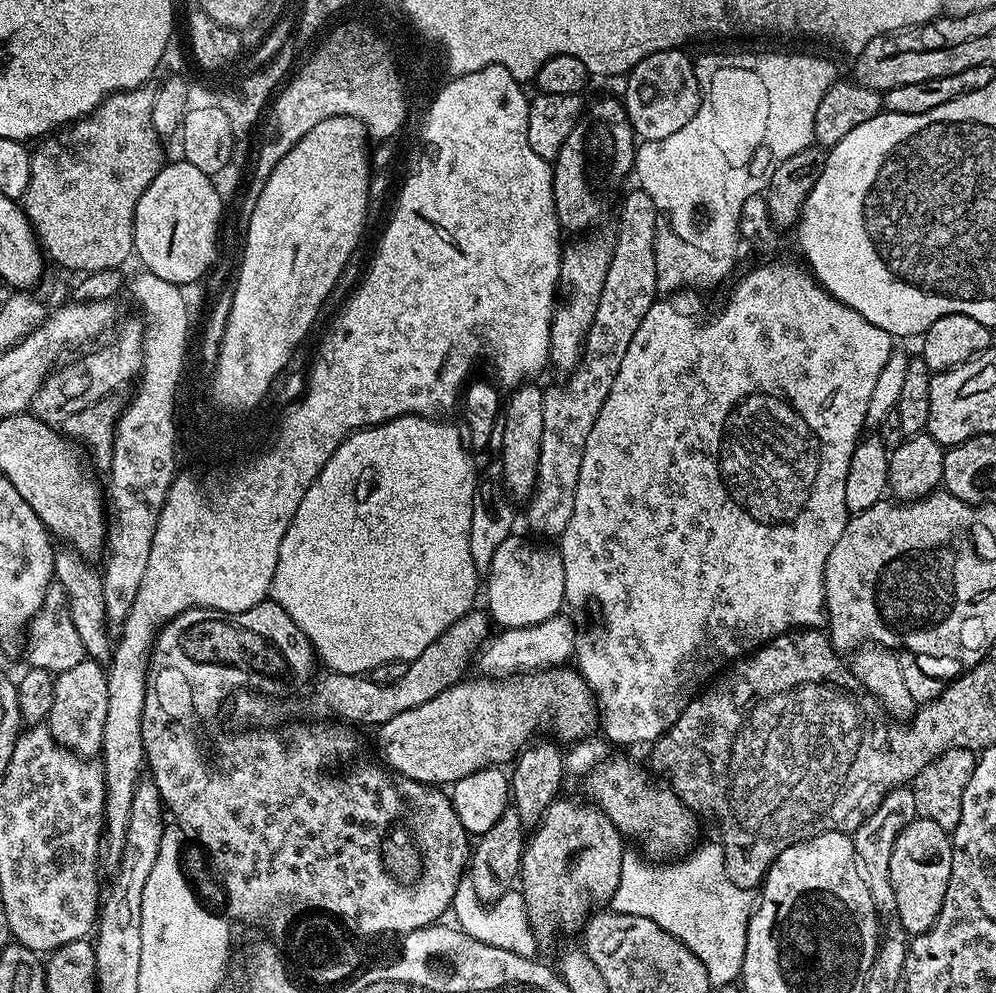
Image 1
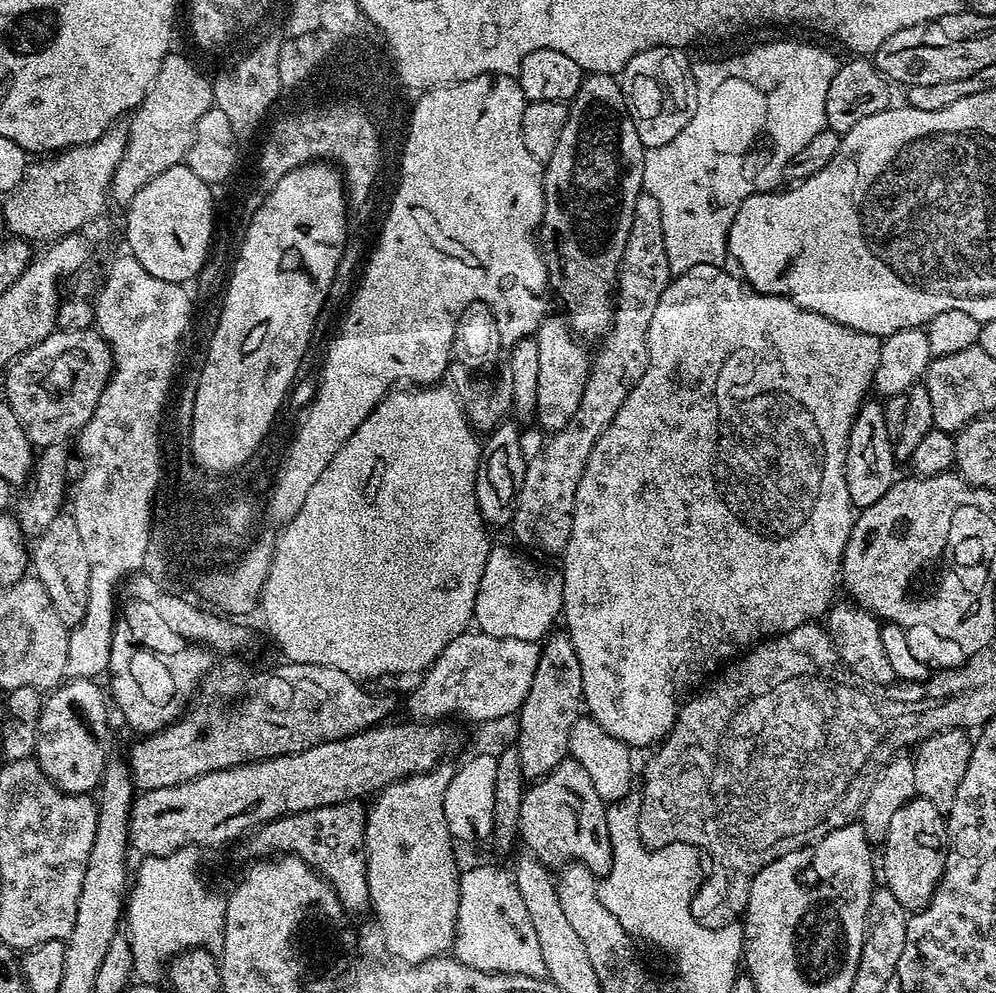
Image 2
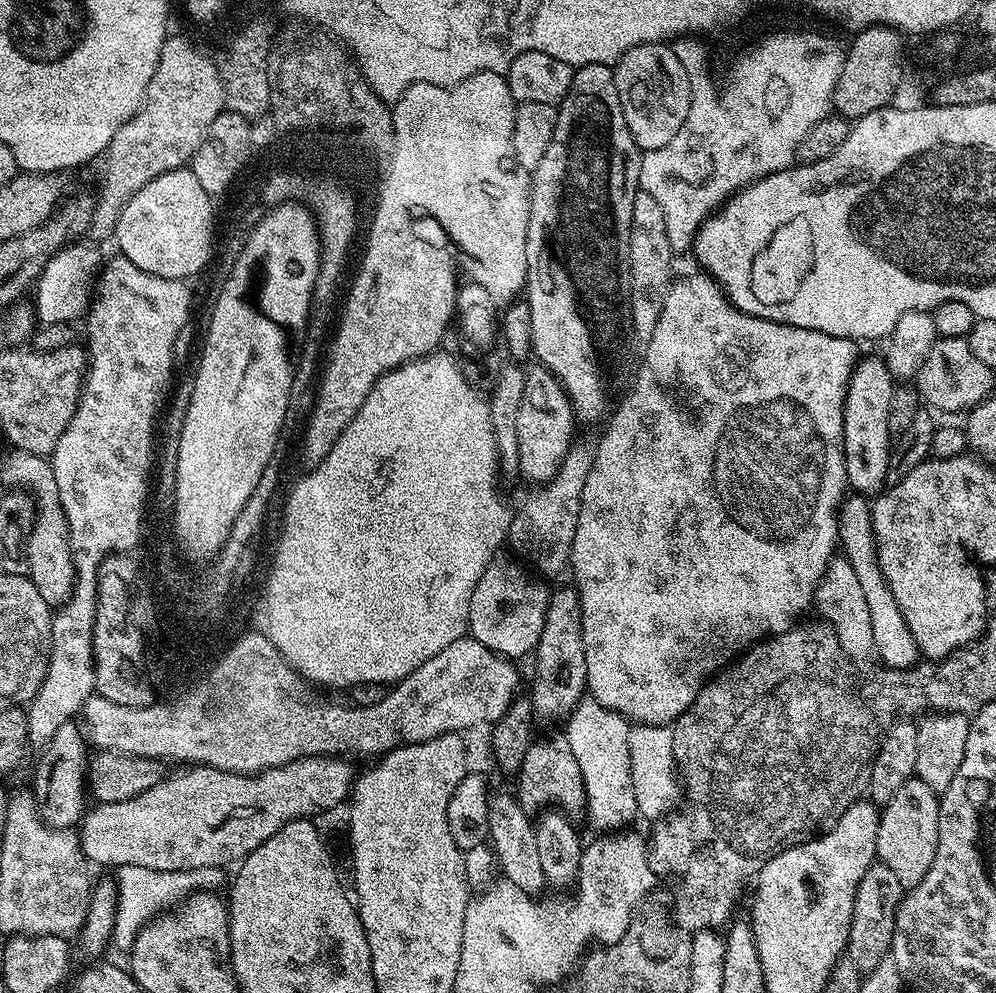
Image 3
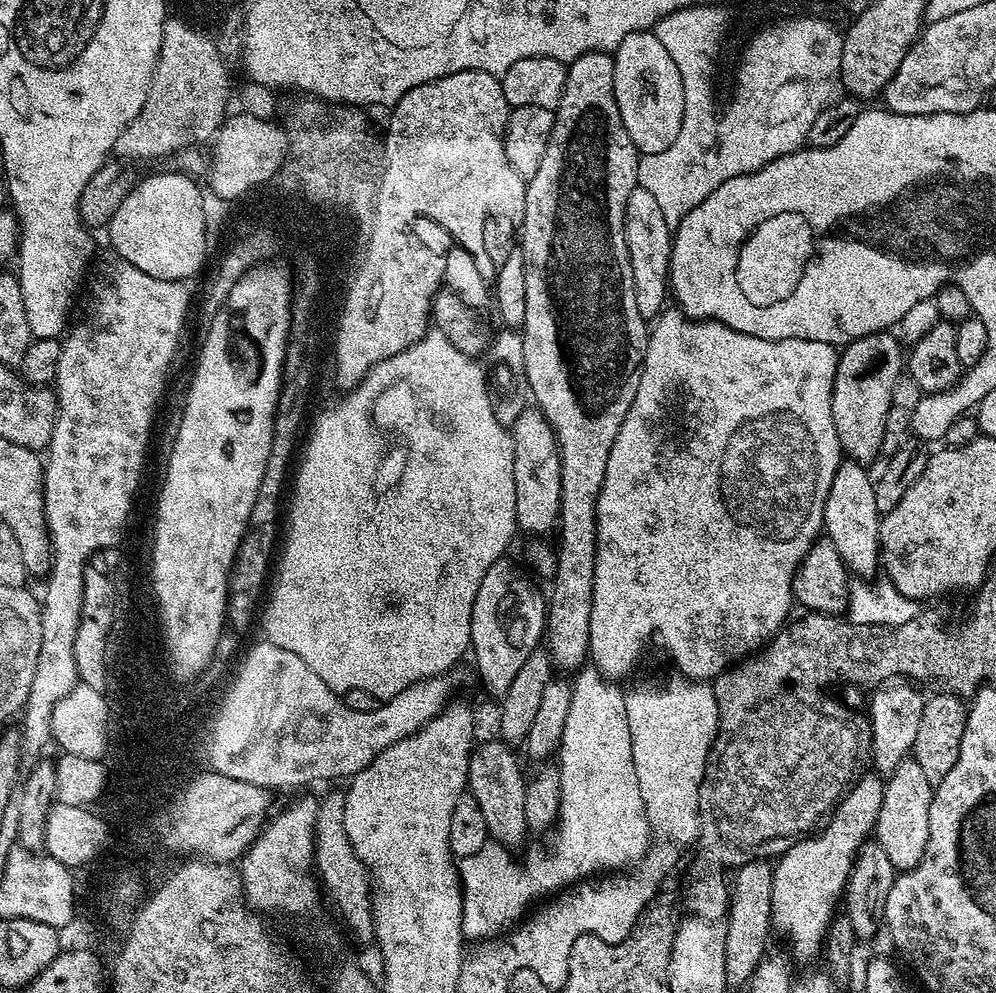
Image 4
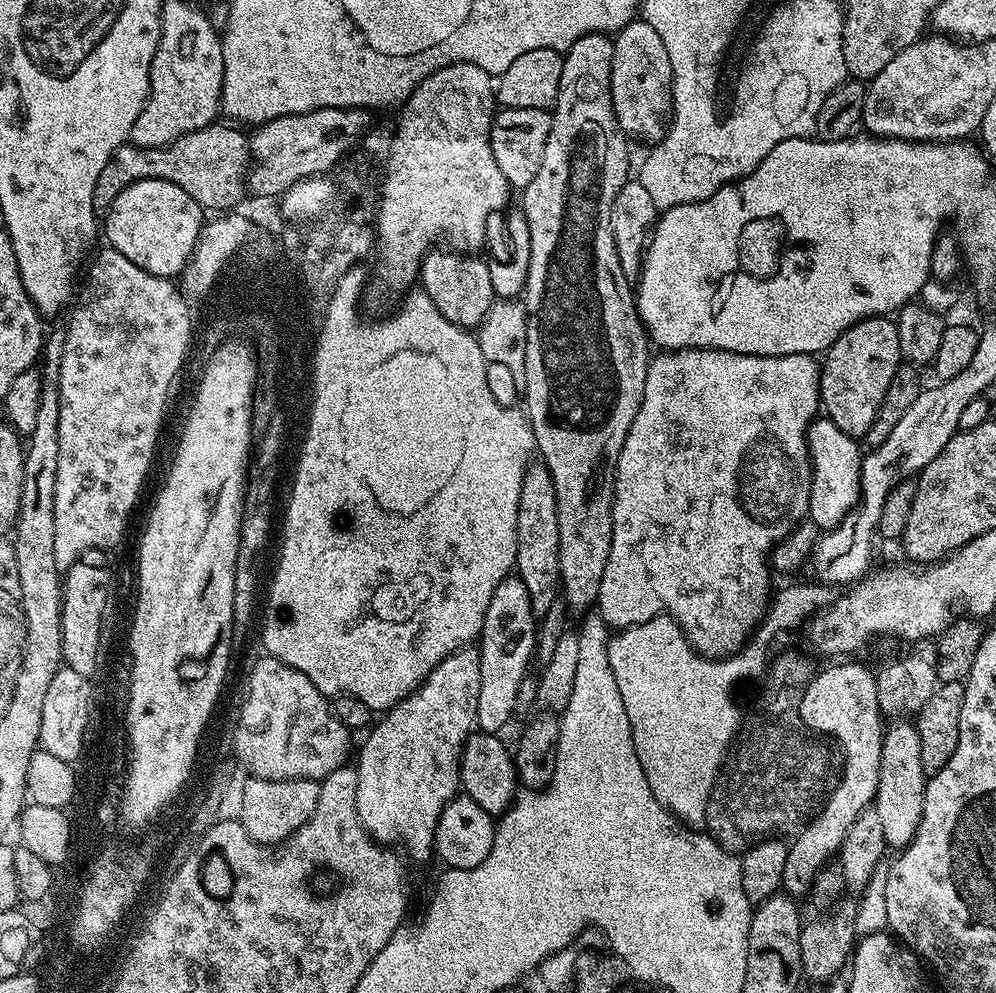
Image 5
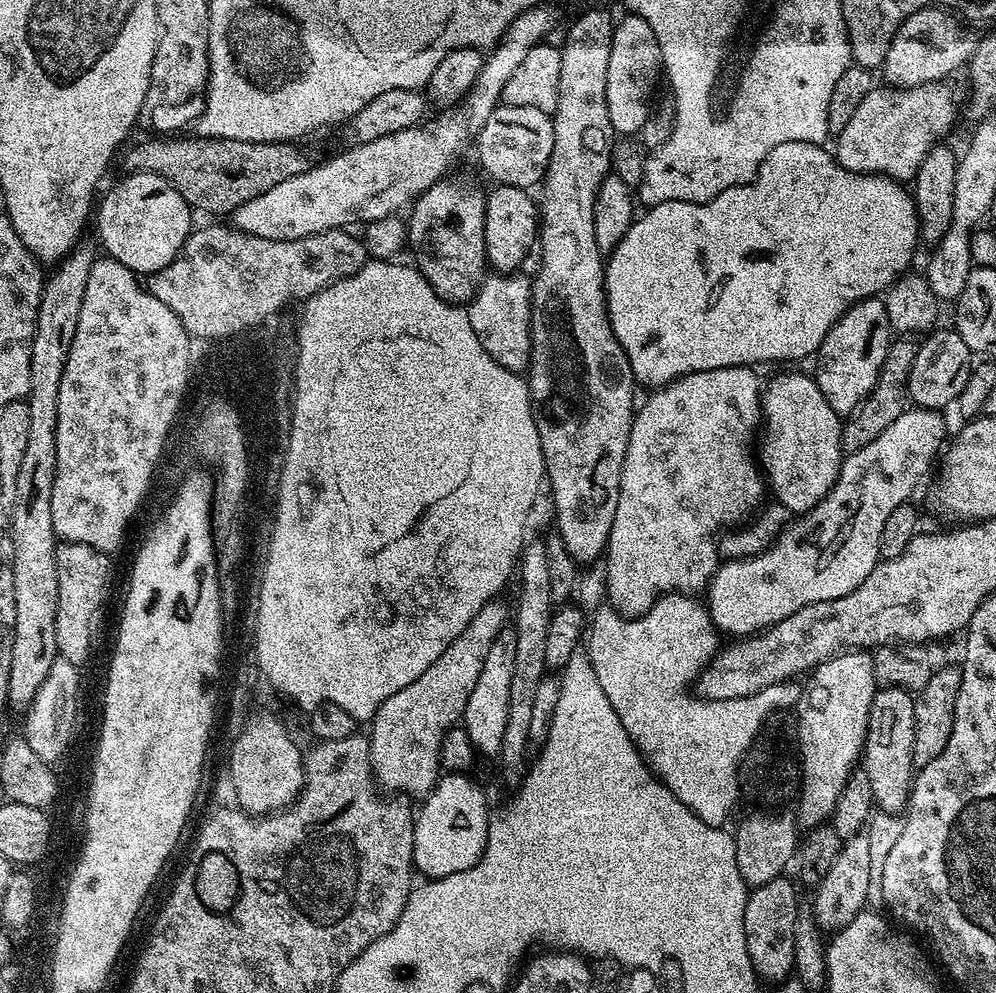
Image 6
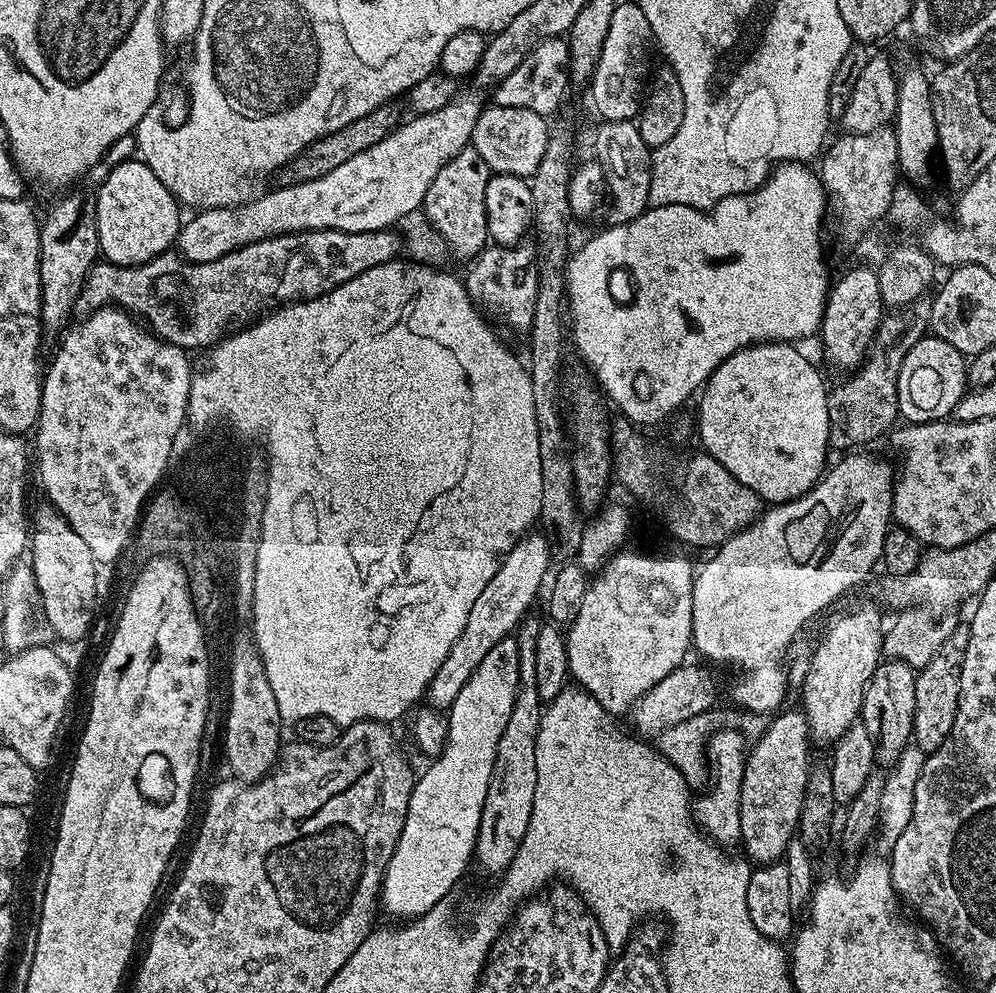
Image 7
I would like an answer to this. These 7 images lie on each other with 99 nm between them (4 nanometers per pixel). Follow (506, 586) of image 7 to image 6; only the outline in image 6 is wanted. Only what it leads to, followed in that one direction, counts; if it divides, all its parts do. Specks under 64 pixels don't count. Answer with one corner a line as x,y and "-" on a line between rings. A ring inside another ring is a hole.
497,598
484,604
482,610
474,614
470,626
466,626
466,630
442,650
438,662
419,678
414,678
410,686
402,686
398,694
390,694
372,717
372,732
368,736
370,758
372,774
381,789
389,788
392,794
423,798
440,779
440,751
444,736
461,723
474,682
478,682
478,674
482,674
482,662
486,662
486,654
490,654
490,646
494,646
501,632
509,627
510,608
502,601

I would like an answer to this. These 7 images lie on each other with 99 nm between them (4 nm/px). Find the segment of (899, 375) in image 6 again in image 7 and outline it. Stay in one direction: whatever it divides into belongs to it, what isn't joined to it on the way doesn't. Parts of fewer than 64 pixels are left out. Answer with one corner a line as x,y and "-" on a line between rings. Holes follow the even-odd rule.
921,298
910,302
901,308
893,308
881,320
876,337
872,340
872,345
868,348
868,354
864,358
864,363
851,373
849,380
841,382
837,388
833,387
828,393
828,413
830,414
830,438
829,445
833,449
848,448
844,450
860,450
863,444
872,444
879,436
887,437
893,431
894,425
900,416
898,406
898,374
902,370
902,362
906,354
914,347
914,342
918,342
923,336
929,335
932,322
932,302
931,299

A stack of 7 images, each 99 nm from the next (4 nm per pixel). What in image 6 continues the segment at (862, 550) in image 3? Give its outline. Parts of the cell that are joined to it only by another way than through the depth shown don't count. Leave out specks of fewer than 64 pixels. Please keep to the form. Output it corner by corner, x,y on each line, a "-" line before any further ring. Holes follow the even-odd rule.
780,372
772,381
765,383
762,388
762,433
764,432
764,464
762,460
762,468
766,473
767,483
770,485
775,499
784,507
788,507
793,514
803,514
808,512
814,506
818,506
818,502
823,499
829,490
834,486
834,482
840,473
840,461
844,459
846,453
840,447
840,430
842,427
841,413
834,411
830,406
830,402
826,402
826,398
822,398
822,390
818,390
815,379
811,375
808,376
804,372

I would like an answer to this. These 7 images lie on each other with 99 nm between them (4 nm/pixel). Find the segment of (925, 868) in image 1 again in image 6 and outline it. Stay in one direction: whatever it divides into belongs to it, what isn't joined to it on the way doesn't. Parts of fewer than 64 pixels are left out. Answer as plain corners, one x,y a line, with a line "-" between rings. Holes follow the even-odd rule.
884,686
870,706
868,729
864,739
862,770
870,778
872,799
881,812
900,814
907,809
914,779
914,706
913,693
907,688

